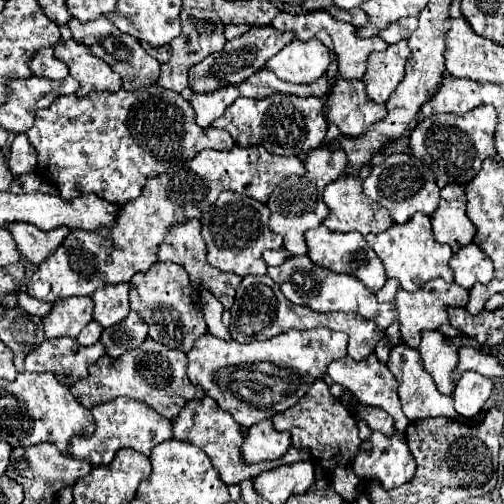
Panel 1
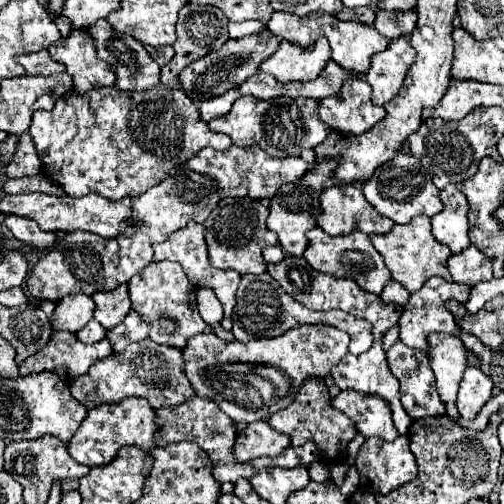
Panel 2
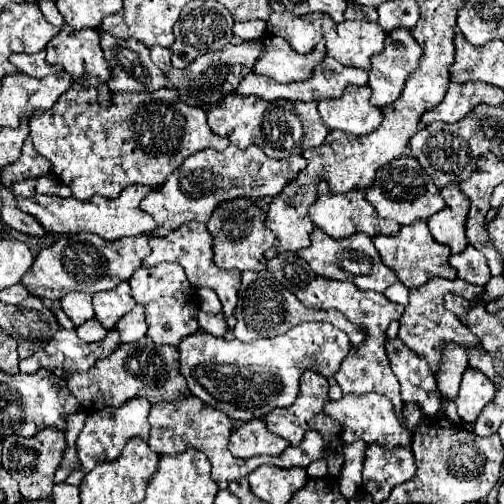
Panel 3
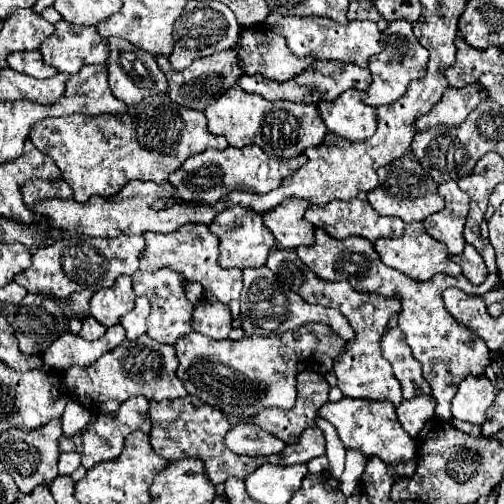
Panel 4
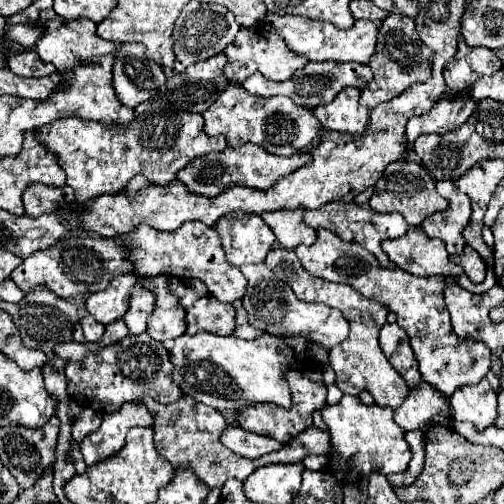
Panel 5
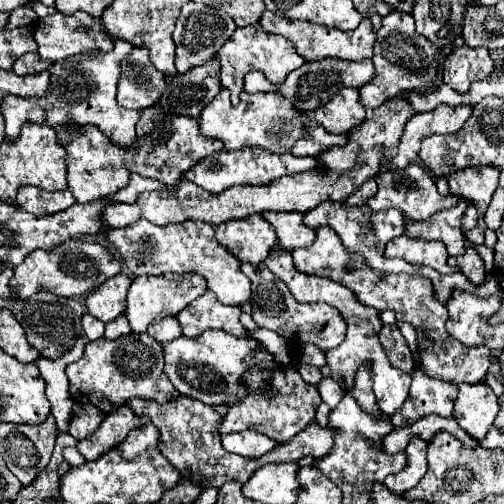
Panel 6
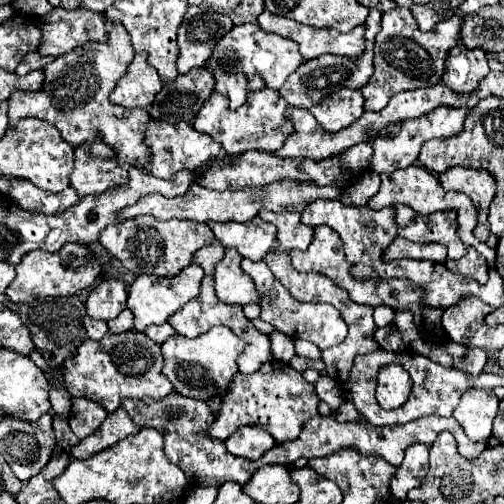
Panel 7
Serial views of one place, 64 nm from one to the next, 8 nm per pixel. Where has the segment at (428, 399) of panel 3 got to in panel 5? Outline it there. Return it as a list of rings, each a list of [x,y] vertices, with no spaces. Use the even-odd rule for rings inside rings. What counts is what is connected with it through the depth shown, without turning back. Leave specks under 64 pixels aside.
[[[384,324],[380,330],[380,348],[388,362],[394,366],[394,370],[404,378],[408,388],[414,388],[420,384],[420,372],[414,358],[414,352],[410,348],[408,334],[398,324]]]

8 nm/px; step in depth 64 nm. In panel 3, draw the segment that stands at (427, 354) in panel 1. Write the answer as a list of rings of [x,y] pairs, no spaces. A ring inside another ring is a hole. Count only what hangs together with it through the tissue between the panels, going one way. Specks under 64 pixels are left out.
[[[460,344],[444,346],[440,350],[440,354],[442,354],[442,364],[440,364],[440,372],[436,376],[436,382],[438,382],[440,396],[444,396],[448,400],[444,414],[448,418],[452,418],[454,422],[460,422],[454,398],[456,398],[462,374],[468,368],[468,356],[466,356],[466,350],[460,348]]]

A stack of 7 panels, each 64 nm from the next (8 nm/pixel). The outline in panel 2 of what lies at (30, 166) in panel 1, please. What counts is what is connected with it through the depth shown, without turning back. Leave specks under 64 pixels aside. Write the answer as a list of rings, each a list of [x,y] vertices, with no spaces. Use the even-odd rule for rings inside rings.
[[[24,132],[18,138],[18,146],[16,146],[16,158],[10,160],[10,164],[6,166],[6,176],[8,178],[22,178],[22,176],[34,176],[38,174],[42,168],[42,162],[36,154],[36,148],[30,140],[30,134]]]

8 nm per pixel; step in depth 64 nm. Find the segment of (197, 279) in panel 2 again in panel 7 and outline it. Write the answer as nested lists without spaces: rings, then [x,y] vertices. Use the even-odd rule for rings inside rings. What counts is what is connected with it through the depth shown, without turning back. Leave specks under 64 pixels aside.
[[[138,216],[122,224],[110,224],[100,234],[100,244],[114,254],[132,274],[156,274],[156,276],[176,276],[182,268],[192,264],[196,250],[210,246],[214,234],[208,224],[188,222],[188,220],[154,220],[152,216]],[[224,250],[224,258],[215,267],[214,283],[216,294],[222,302],[244,306],[258,302],[260,296],[254,280],[242,272],[240,262],[242,258],[234,250]]]

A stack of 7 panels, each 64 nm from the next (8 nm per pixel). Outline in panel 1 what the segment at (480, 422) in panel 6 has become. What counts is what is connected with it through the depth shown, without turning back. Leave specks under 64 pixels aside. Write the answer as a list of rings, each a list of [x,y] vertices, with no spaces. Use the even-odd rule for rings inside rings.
[[[470,370],[470,372],[462,374],[462,378],[452,394],[452,400],[454,400],[456,412],[462,418],[470,420],[482,410],[482,406],[490,398],[490,394],[492,394],[492,380]]]

